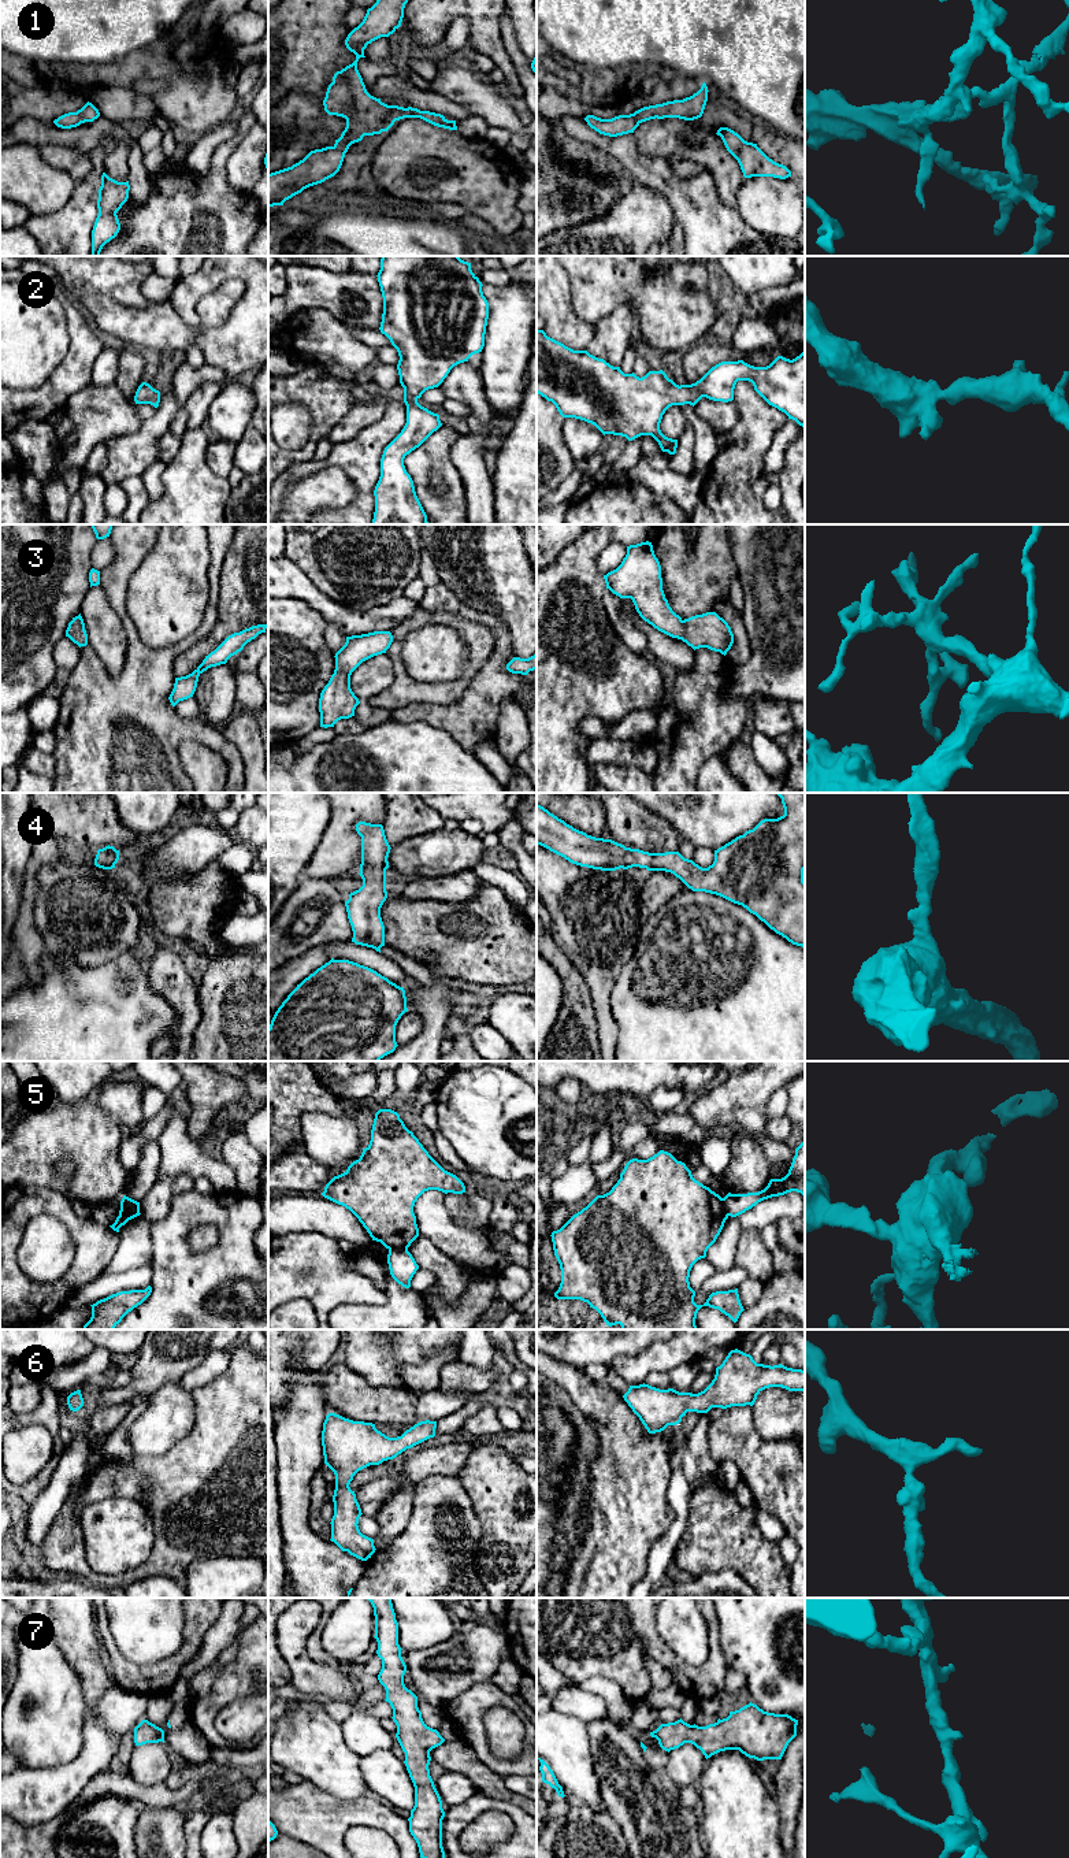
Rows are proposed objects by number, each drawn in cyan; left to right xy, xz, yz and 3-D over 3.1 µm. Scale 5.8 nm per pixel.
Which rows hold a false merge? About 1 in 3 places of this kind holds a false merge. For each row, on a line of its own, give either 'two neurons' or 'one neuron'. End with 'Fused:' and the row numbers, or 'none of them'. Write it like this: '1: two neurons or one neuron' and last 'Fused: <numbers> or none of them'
1: one neuron
2: one neuron
3: one neuron
4: one neuron
5: two neurons
6: one neuron
7: one neuron
Fused: 5

